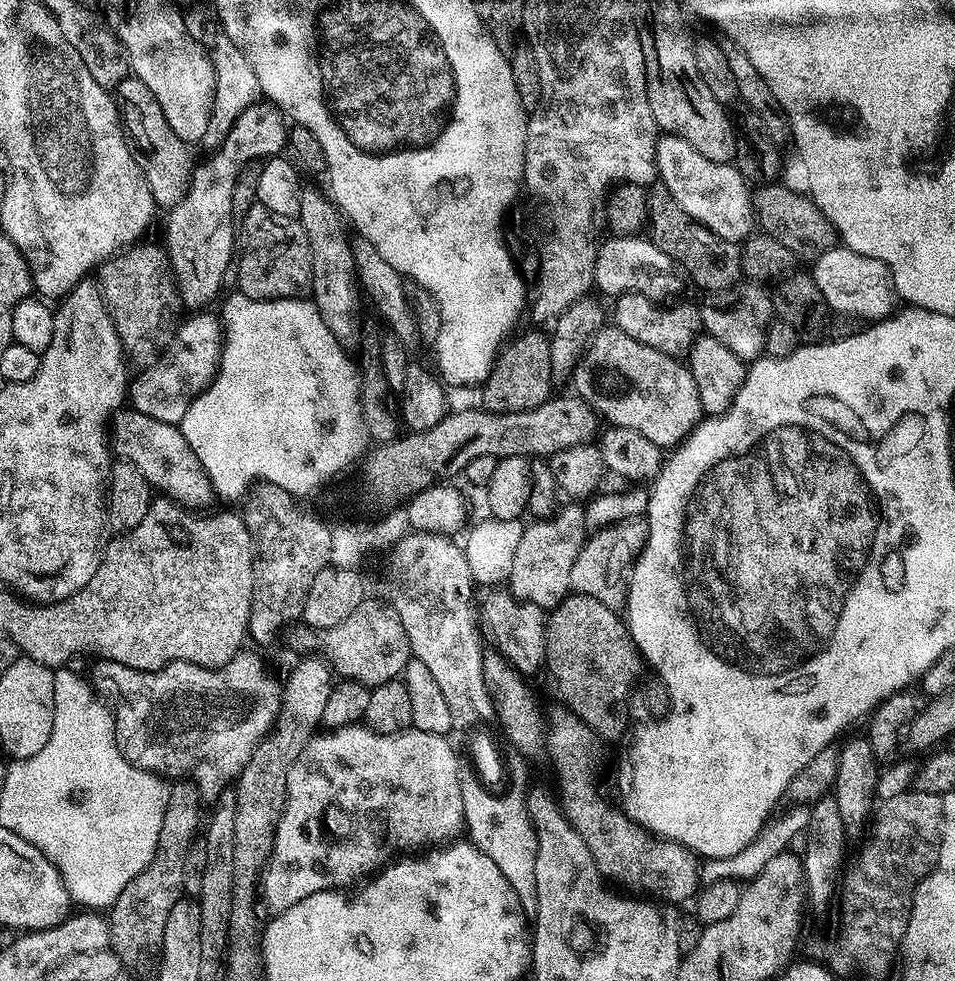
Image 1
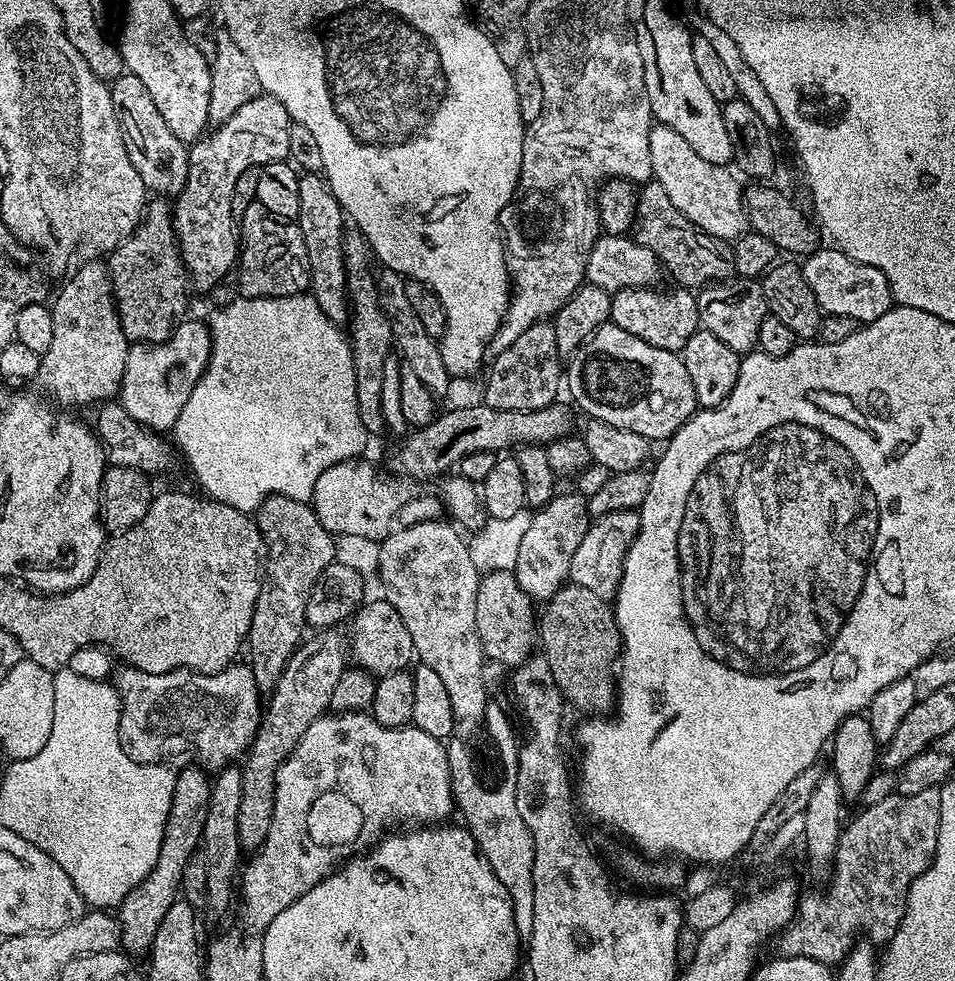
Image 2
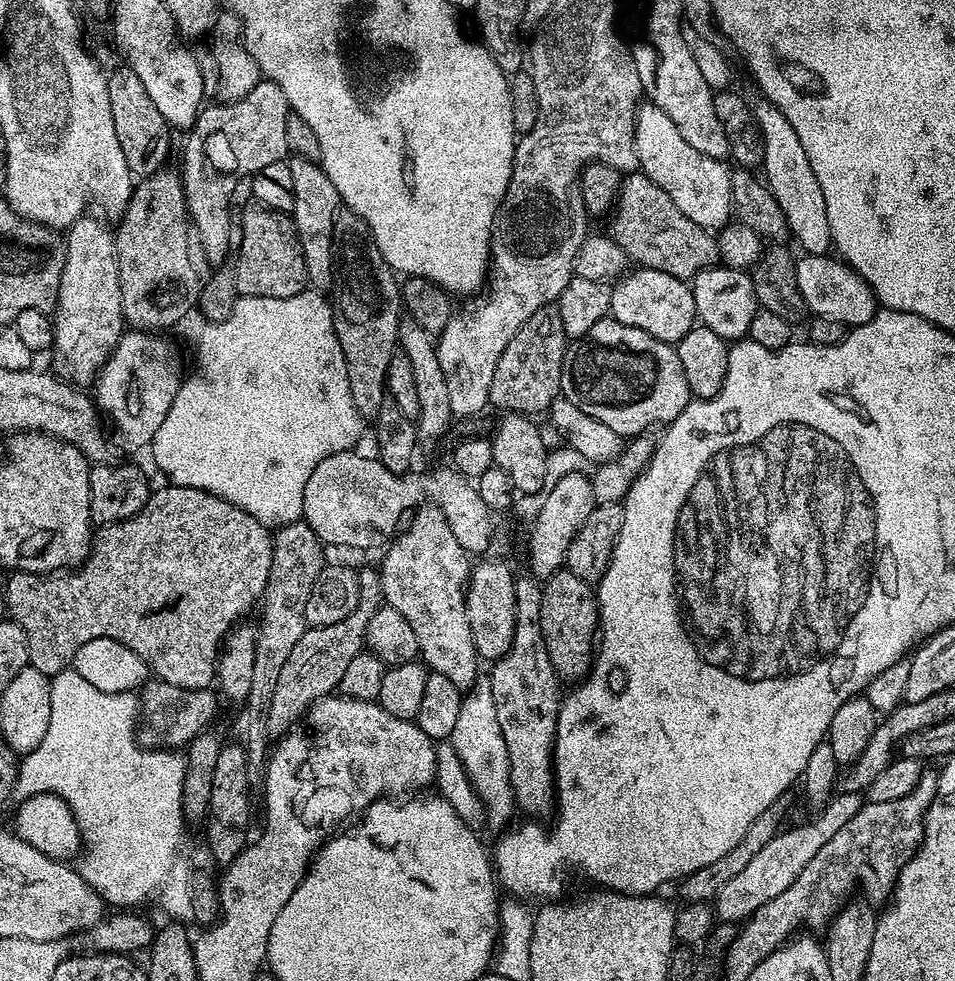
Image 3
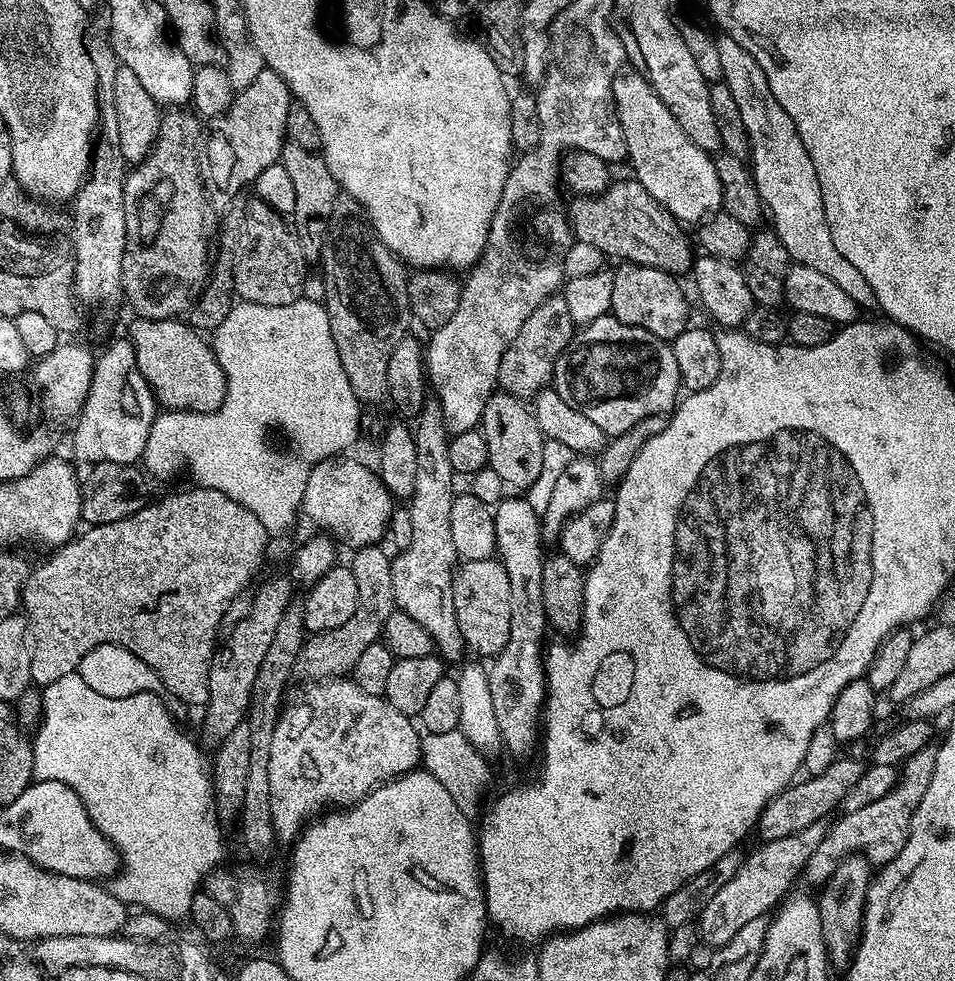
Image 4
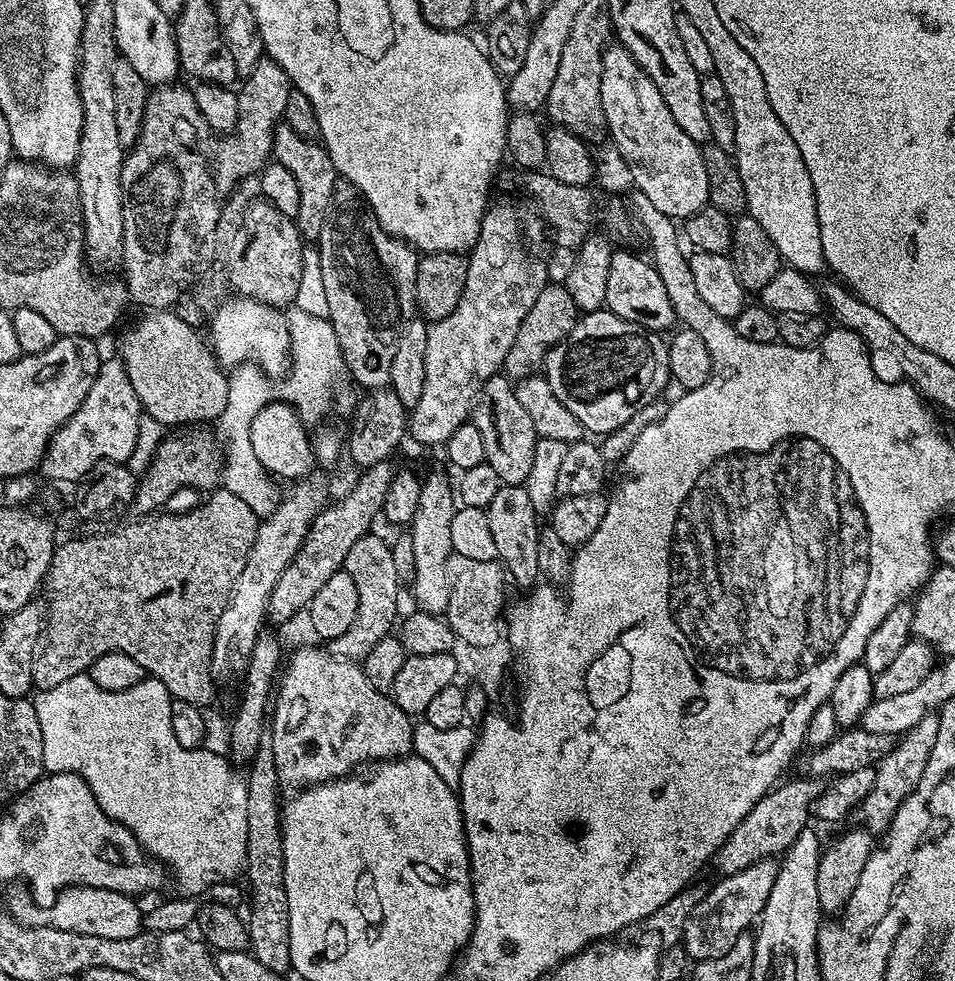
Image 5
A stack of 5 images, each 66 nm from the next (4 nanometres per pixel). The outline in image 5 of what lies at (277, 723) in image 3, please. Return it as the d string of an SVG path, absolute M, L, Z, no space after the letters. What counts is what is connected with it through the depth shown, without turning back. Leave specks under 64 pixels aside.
M371 534L358 538L358 542L350 546L343 571L354 578L354 586L358 589L358 614L354 614L354 622L350 622L347 630L327 641L326 648L333 656L362 658L370 654L370 650L374 650L374 646L378 646L378 642L382 642L382 638L393 631L397 623L396 595L400 592L402 578L398 570L394 570L394 557L386 542Z

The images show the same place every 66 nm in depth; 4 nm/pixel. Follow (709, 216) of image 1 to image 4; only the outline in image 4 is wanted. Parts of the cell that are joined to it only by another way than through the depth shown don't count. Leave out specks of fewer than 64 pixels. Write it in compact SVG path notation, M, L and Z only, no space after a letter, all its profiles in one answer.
M624 72L617 76L612 83L612 98L627 144L627 157L634 168L634 178L642 182L650 196L676 220L682 224L701 223L722 206L721 182L715 161L686 137L674 114L667 110L643 75L633 73Z

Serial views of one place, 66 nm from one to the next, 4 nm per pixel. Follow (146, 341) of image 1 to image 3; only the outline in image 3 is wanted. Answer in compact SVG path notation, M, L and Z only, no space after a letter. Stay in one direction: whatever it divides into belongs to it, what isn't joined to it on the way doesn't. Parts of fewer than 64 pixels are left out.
M158 171L141 179L133 187L130 202L119 217L120 229L117 227L114 232L124 319L136 330L172 328L191 308L193 311L197 307L200 298L202 276L200 280L199 274L196 273L196 264L192 261L194 244L190 239L190 217L188 203L184 197L184 181L179 171L168 171Z

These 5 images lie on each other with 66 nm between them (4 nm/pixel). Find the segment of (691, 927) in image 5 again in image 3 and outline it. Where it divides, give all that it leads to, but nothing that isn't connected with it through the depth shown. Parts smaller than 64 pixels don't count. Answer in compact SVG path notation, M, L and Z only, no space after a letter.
M858 791L835 793L827 804L817 813L818 818L810 824L783 829L770 842L754 854L754 858L733 881L719 889L714 901L714 911L719 921L742 922L758 911L766 902L782 894L787 886L802 874L802 869L830 842L834 835L846 826L866 803L865 795Z

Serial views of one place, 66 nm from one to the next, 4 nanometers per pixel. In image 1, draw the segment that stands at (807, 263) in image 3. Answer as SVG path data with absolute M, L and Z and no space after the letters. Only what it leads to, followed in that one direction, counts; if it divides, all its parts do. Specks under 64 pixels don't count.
M833 246L819 253L813 263L813 280L833 313L858 316L866 322L879 322L895 313L898 306L896 286L889 268L880 259L860 255L843 246Z

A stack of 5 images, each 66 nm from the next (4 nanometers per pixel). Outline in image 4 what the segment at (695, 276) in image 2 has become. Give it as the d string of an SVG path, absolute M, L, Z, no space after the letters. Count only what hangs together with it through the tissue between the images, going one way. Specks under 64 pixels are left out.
M635 178L619 180L609 184L598 196L576 194L567 201L573 237L598 246L605 257L617 256L620 262L650 266L673 274L687 273L694 263L694 251L681 222L650 196L642 182Z

